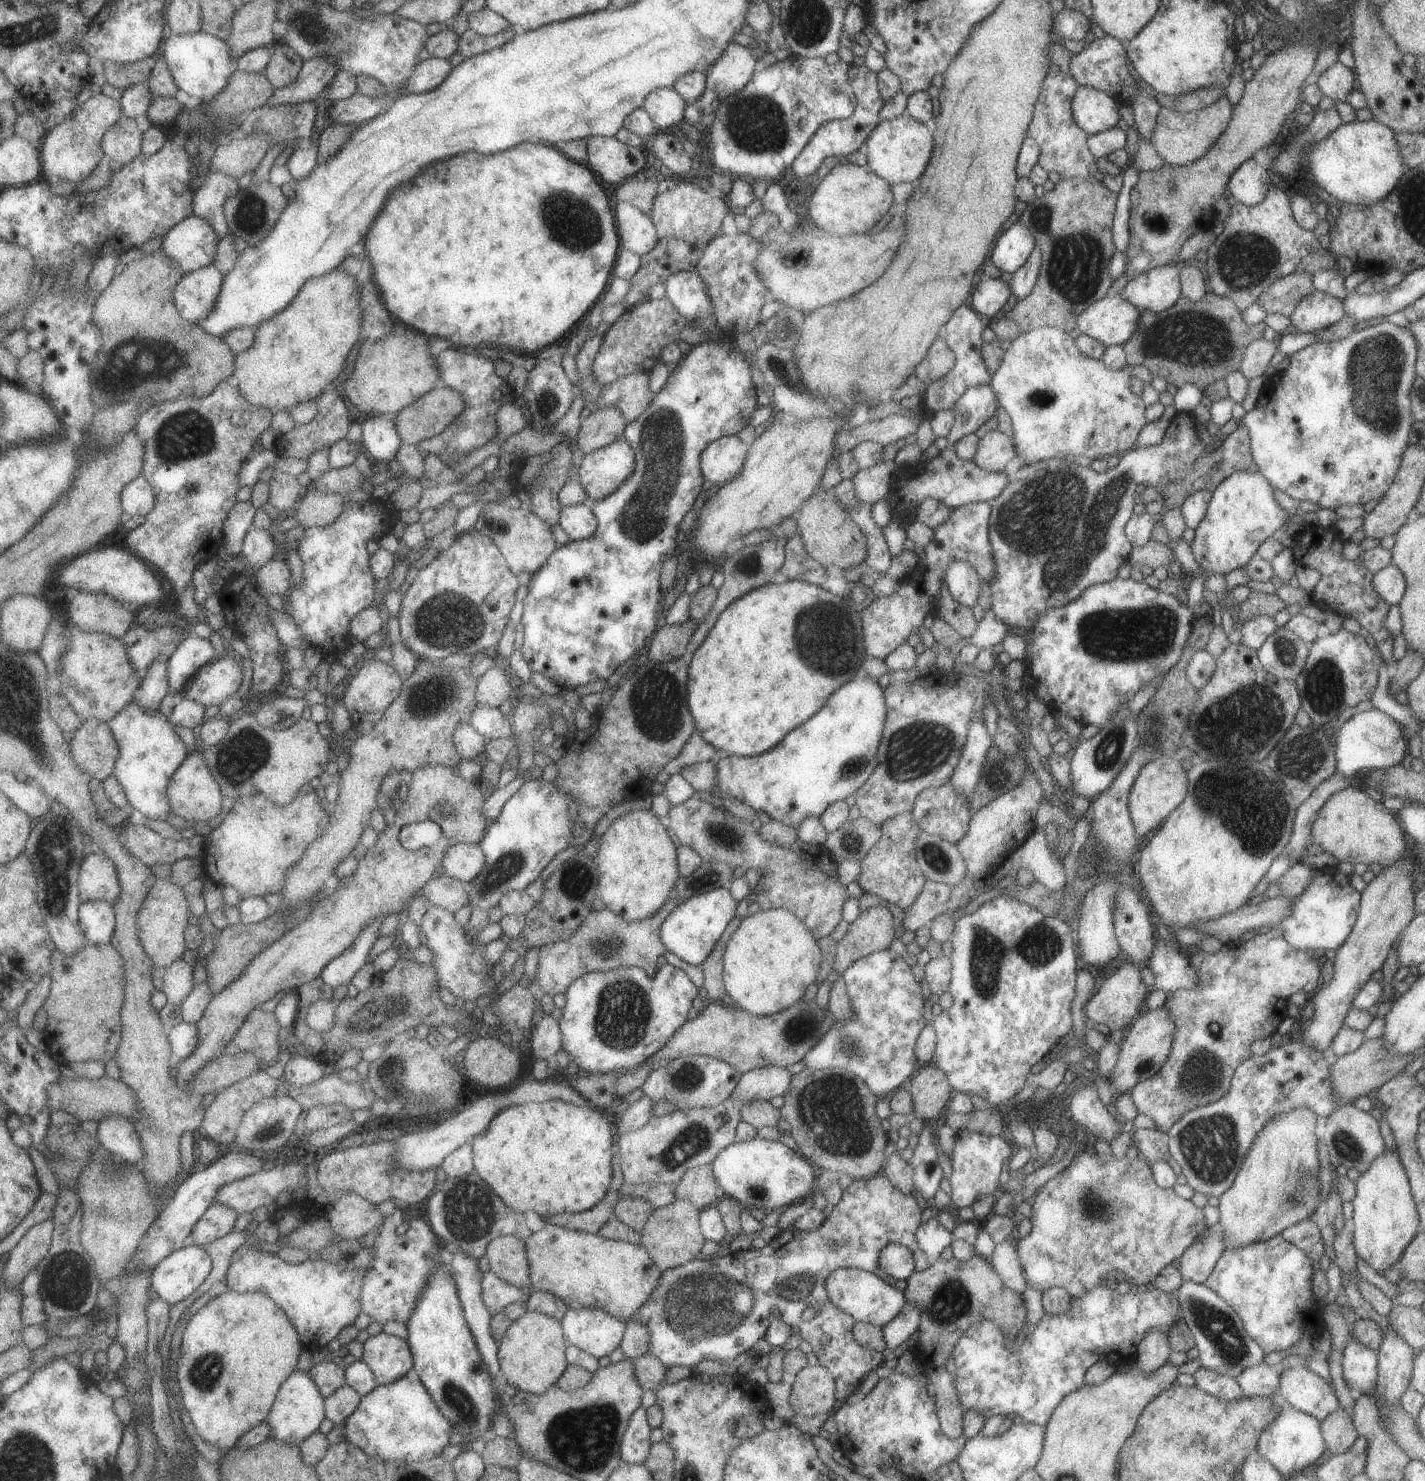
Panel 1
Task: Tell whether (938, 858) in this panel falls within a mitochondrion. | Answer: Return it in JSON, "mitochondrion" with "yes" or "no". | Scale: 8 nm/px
{"mitochondrion":"yes"}

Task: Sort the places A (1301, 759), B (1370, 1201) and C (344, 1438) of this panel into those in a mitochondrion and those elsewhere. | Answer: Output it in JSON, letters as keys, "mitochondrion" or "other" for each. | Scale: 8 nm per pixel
{"A":"mitochondrion","B":"other","C":"other"}

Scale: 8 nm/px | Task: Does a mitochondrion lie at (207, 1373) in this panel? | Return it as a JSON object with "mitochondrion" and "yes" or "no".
{"mitochondrion":"yes"}

